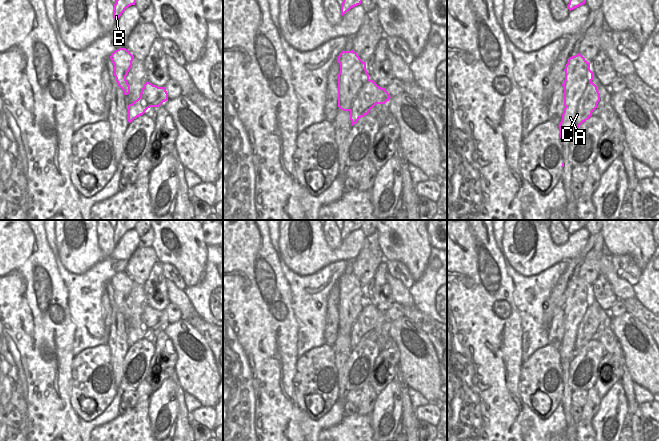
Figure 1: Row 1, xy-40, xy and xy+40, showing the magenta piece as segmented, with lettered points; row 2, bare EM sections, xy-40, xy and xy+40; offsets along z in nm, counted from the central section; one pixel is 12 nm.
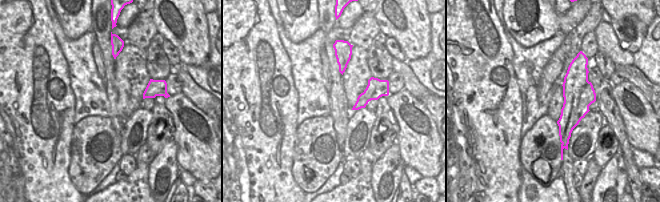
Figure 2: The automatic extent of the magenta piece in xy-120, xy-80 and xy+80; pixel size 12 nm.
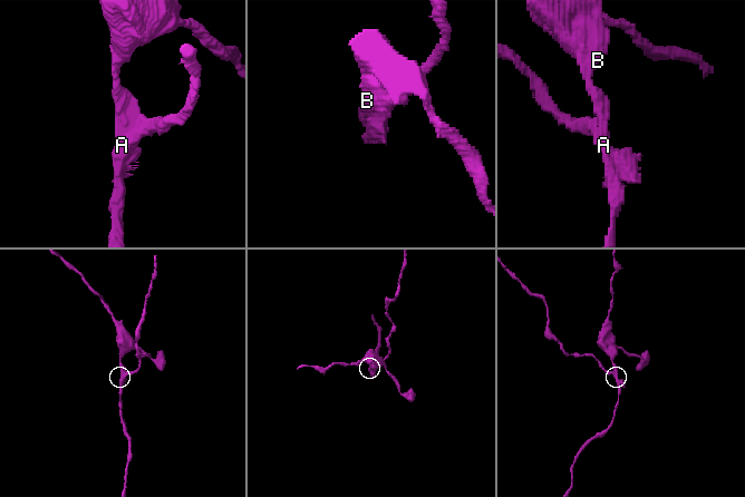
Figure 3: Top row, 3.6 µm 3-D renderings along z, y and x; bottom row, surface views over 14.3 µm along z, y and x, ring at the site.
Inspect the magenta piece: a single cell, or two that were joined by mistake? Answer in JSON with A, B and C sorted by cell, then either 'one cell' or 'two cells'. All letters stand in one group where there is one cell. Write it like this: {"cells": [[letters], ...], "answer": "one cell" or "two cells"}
{"cells": [["A", "B"], ["C"]], "answer": "two cells"}

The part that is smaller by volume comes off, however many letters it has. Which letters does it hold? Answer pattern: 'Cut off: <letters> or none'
Cut off: C

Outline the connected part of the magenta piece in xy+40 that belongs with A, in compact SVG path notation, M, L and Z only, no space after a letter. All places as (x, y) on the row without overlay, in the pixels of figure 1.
M581 278L568 283L565 290L564 336L559 348L560 362L562 359L573 360L576 355L576 339L578 327L588 309L593 304L590 287Z

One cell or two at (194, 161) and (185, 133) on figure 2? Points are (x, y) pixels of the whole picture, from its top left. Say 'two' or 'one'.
one

